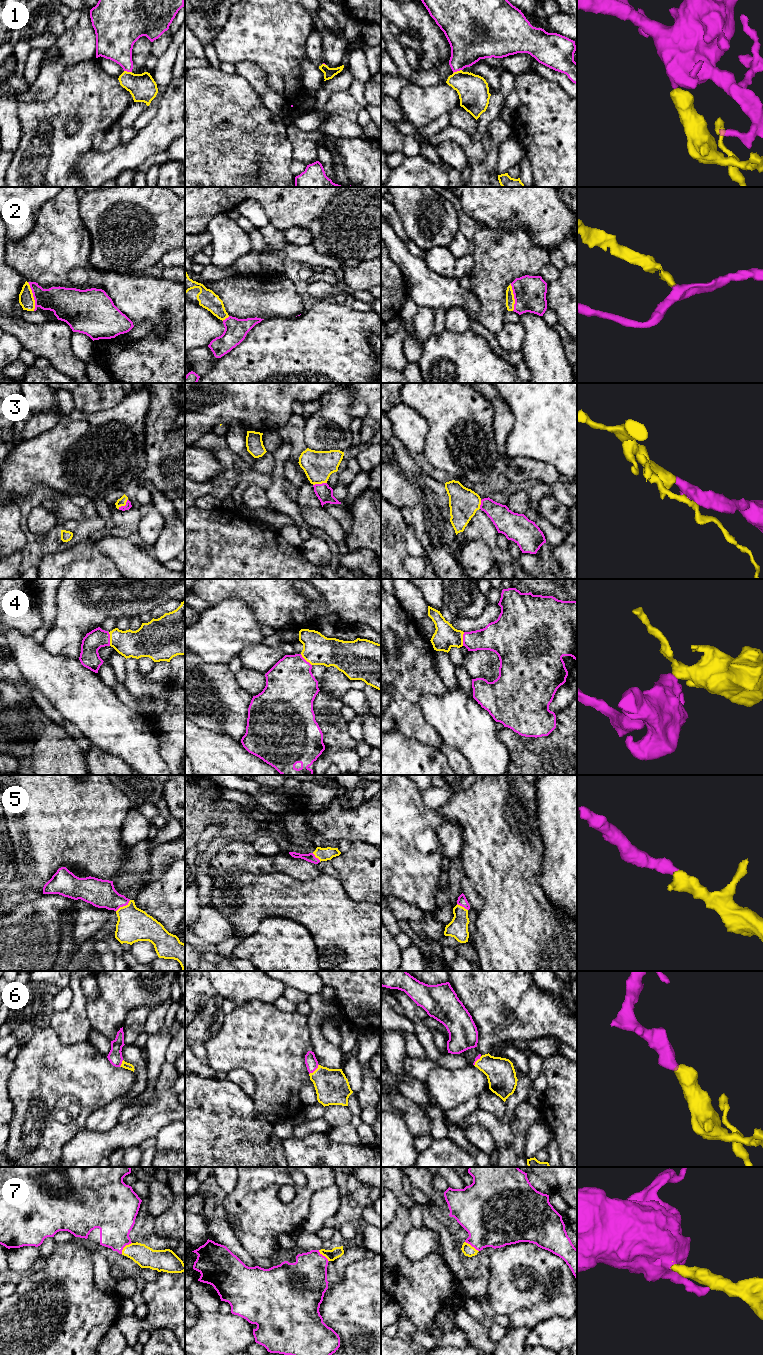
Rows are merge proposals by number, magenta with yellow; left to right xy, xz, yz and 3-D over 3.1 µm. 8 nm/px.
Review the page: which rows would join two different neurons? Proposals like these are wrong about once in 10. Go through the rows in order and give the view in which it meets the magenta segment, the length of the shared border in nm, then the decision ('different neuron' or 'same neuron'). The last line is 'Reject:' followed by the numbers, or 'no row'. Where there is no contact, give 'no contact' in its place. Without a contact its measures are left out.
1: yz | 80 nm | different neuron
2: xy | 240 nm | same neuron
3: xz | 110 nm | same neuron
4: xy | 110 nm | same neuron
5: xy | 150 nm | same neuron
6: xz | 120 nm | same neuron
7: xy | 130 nm | same neuron
Reject: 1

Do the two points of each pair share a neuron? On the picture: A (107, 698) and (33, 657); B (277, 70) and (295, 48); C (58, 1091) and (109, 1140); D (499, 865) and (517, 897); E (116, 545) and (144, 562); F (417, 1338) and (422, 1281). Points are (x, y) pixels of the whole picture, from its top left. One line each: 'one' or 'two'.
A: one
B: one
C: two
D: one
E: one
F: two

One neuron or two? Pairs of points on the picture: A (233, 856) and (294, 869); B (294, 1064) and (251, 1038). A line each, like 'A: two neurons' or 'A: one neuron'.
A: one neuron
B: one neuron

